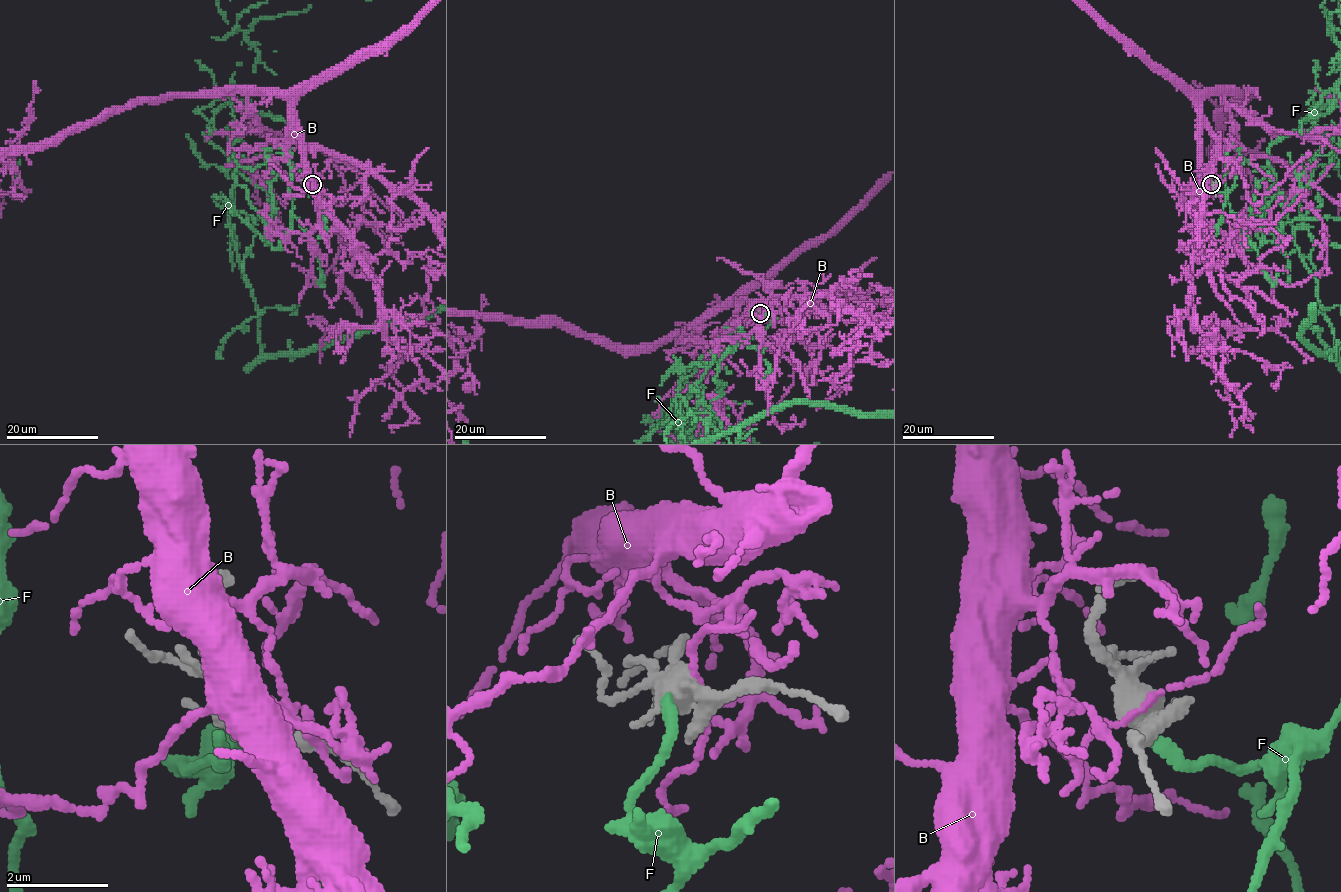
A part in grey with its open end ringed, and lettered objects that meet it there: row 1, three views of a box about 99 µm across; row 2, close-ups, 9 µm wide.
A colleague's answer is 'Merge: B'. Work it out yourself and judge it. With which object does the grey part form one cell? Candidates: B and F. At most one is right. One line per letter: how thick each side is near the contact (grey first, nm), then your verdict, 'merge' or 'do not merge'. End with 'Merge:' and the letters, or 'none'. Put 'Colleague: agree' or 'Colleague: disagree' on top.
Colleague: disagree
B: 400/110 nm | do not merge
F: 380/240 nm | do not merge
Merge: none

